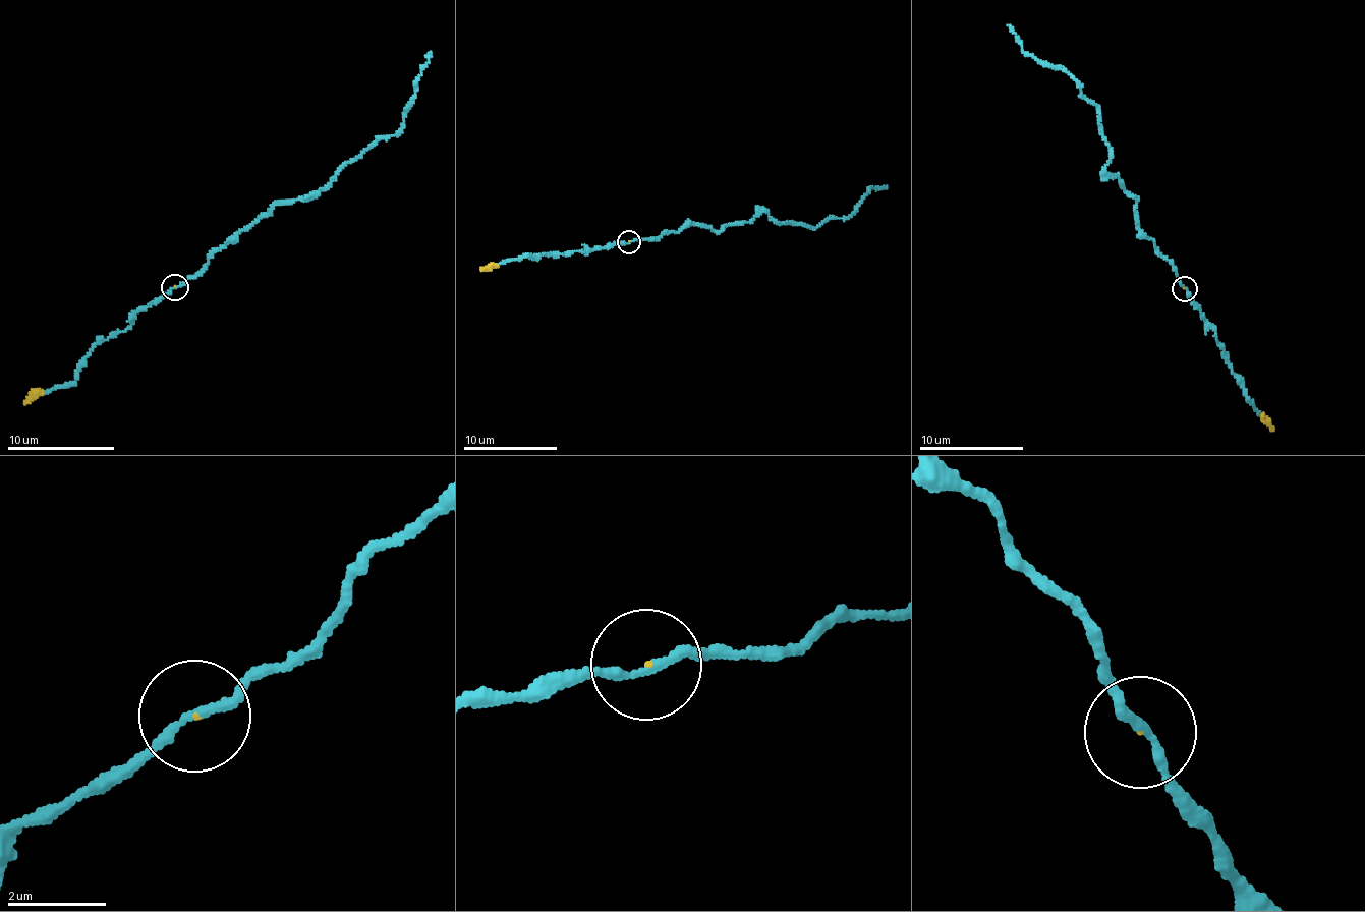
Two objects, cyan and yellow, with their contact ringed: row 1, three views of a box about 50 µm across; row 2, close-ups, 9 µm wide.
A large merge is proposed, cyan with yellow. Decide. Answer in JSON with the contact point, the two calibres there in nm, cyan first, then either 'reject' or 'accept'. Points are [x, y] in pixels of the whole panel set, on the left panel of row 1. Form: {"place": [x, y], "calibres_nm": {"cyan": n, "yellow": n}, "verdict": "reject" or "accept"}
{"place": [174, 287], "calibres_nm": {"cyan": 180, "yellow": 40}, "verdict": "accept"}

